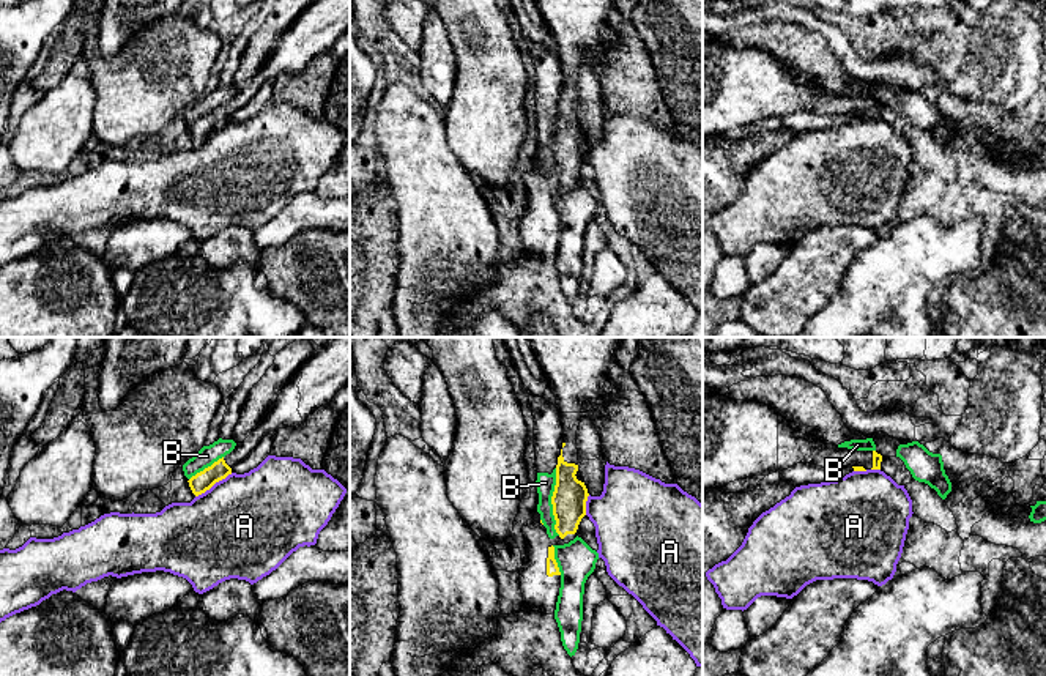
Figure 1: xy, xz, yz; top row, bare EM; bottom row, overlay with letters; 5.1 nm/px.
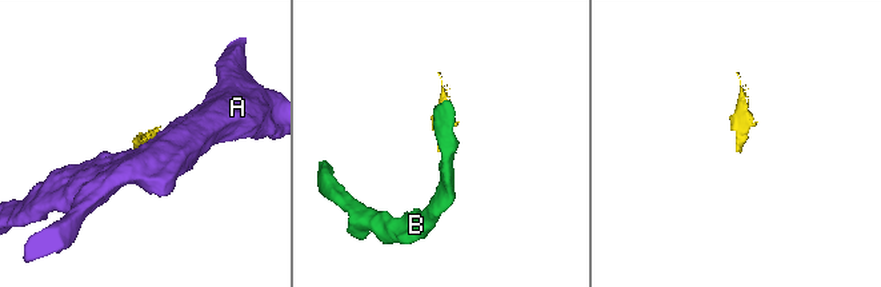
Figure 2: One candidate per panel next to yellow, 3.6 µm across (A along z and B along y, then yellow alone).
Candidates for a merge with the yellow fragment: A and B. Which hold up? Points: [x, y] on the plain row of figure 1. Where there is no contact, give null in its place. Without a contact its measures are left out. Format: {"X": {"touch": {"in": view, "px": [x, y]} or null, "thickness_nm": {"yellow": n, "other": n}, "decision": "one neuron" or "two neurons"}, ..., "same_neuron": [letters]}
{"A": {"touch": {"in": "xy", "px": [213, 131]}, "thickness_nm": {"yellow": 100, "other": 500}, "decision": "two neurons"}, "B": {"touch": {"in": "xz", "px": [552, 148]}, "thickness_nm": {"yellow": 180, "other": 100}, "decision": "two neurons"}, "same_neuron": []}

